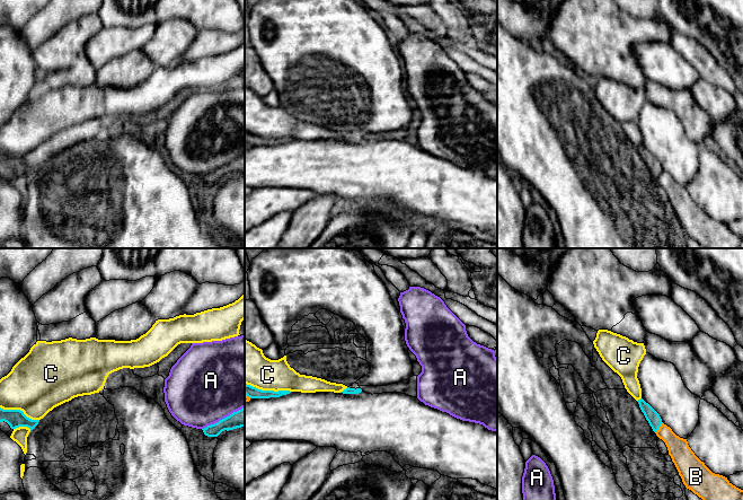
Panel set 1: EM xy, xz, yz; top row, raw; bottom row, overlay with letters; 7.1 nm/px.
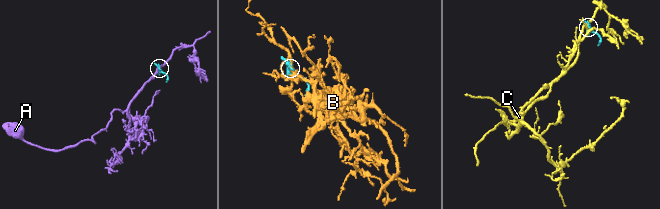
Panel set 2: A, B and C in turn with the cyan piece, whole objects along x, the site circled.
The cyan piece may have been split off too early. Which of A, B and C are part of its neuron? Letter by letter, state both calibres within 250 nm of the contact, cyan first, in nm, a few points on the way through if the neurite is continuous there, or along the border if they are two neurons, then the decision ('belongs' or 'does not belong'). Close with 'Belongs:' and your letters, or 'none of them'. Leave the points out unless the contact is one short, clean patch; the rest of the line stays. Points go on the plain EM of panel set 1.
A: 130/500 nm | does not belong
B: 90/160 nm | does not belong
C: 80/280 nm | does not belong
Belongs: none of them

